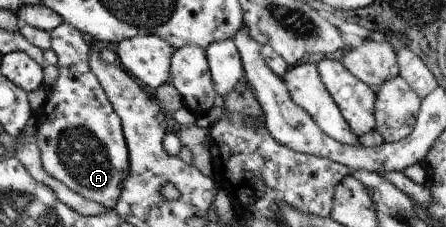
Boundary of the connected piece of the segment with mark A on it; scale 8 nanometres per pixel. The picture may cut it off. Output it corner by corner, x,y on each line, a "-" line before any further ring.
63,23
50,33
51,49
55,51
59,62
59,78
50,86
46,102
35,115
37,146
41,150
43,170
67,188
75,190
87,200
101,204
105,209
115,209
118,205
125,182
130,176
130,150
126,143
125,132
121,130
121,120
113,104
107,100
106,90
91,71
90,48
88,39
73,26

